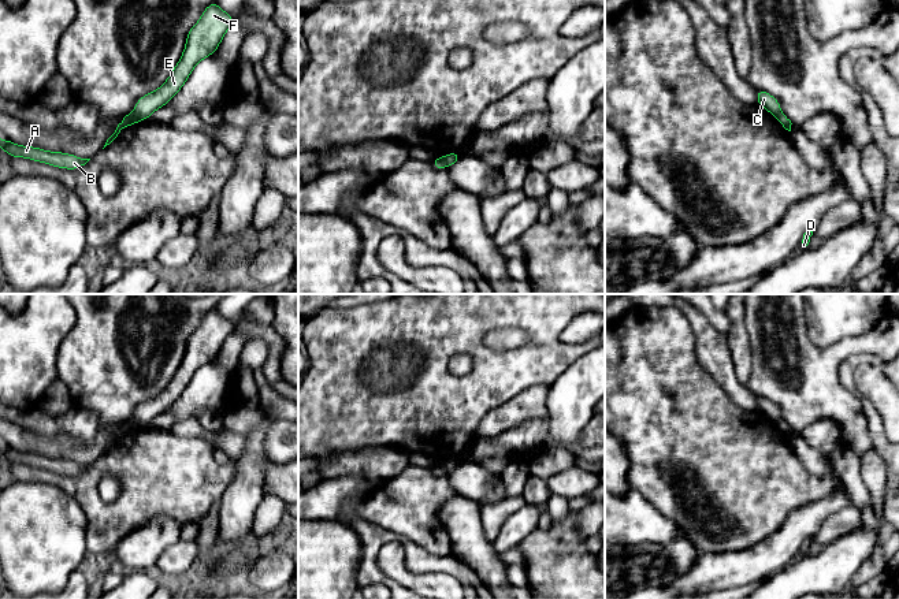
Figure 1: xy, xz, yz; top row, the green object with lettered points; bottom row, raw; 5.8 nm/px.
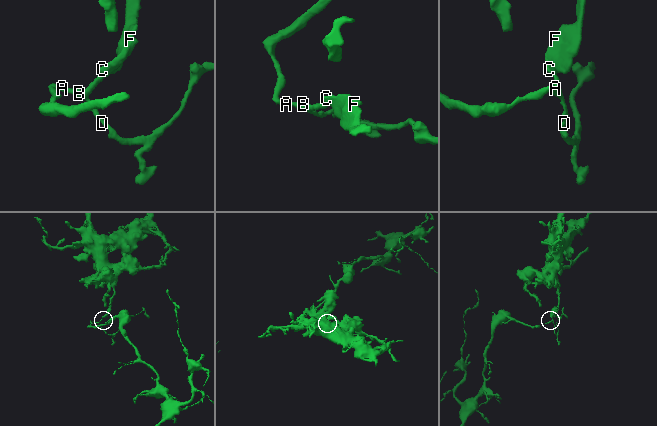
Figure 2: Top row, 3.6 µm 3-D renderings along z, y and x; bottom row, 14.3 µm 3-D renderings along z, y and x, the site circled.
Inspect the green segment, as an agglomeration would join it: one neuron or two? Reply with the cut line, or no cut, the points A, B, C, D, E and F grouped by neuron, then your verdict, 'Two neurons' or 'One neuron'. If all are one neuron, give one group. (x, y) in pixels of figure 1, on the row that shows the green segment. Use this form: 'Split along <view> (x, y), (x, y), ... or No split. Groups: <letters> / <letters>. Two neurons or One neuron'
Split along xy (133, 112), (141, 119). Groups: A B D / C E F. Two neurons

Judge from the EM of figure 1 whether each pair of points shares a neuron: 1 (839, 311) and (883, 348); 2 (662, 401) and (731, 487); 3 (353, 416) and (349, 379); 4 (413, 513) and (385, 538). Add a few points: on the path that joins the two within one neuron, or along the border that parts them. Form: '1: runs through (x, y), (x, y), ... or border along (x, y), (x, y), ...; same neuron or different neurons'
1: border along (884, 313), (866, 331), (844, 337), (834, 345); different neurons
2: runs through (676, 423), (688, 445), (709, 465); same neuron
3: runs through (349, 406), (349, 389); same neuron
4: border along (363, 518), (397, 535); different neurons

